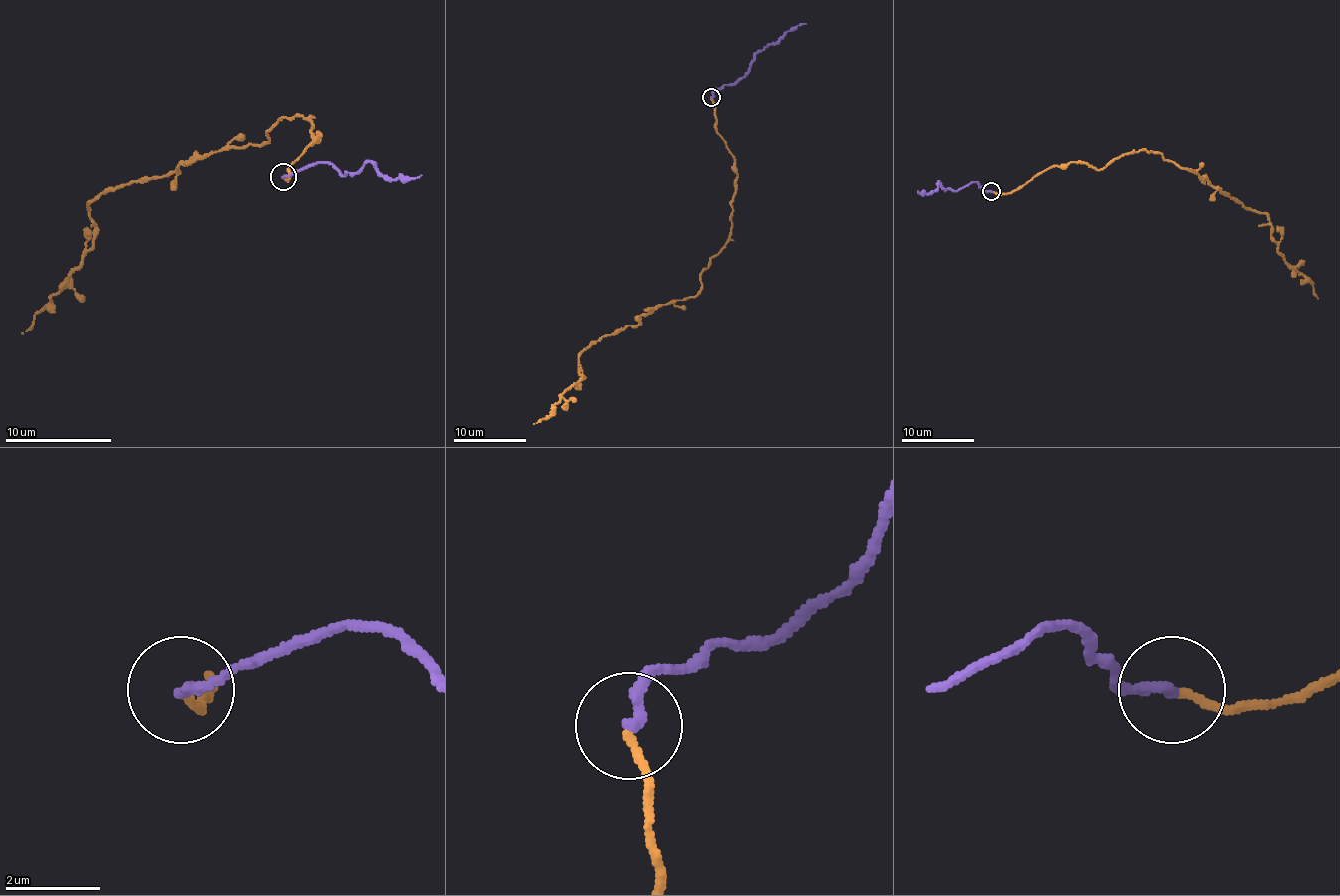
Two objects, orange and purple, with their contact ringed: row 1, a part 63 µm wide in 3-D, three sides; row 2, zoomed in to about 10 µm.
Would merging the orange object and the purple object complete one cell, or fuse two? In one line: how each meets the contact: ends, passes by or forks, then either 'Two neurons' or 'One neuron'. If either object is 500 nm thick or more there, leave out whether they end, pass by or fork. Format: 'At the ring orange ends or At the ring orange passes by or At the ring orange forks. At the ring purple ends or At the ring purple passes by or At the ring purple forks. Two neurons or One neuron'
At the ring orange ends. At the ring purple ends. Two neurons

